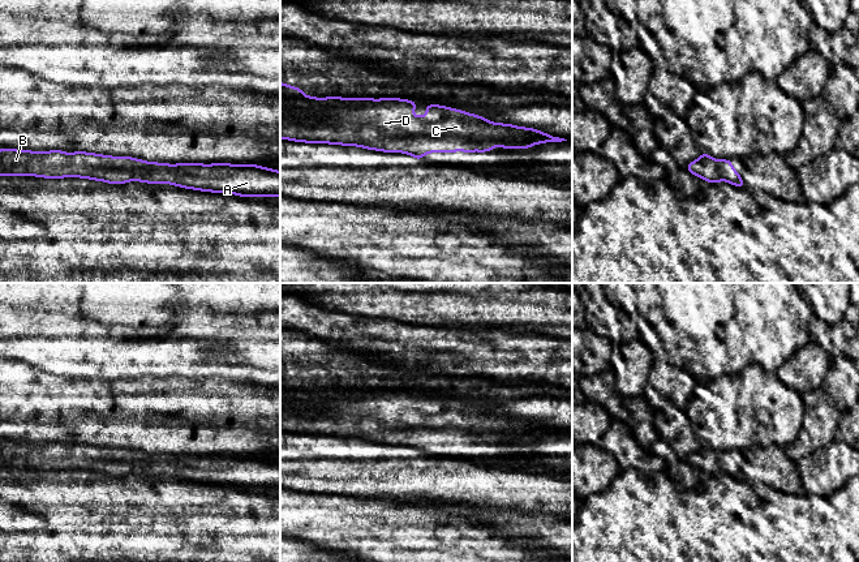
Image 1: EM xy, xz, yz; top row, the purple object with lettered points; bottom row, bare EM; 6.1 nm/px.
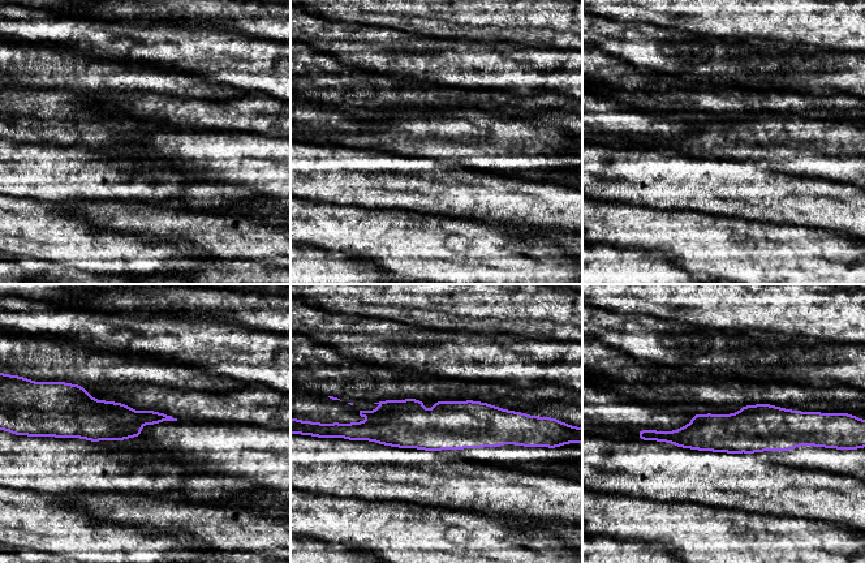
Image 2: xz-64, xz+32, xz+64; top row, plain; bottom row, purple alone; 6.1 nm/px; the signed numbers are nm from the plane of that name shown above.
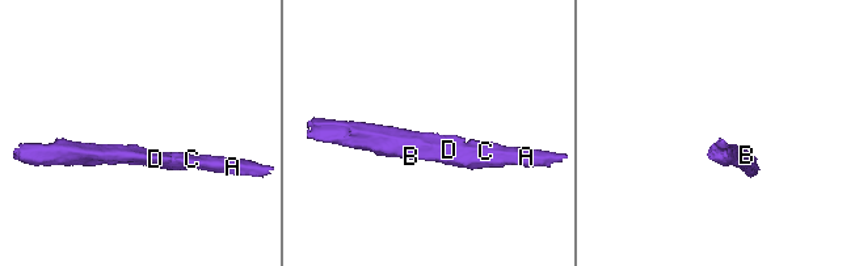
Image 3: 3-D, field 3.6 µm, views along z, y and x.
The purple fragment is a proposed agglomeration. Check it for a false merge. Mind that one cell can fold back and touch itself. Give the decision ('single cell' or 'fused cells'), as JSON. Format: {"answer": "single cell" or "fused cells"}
{"answer": "single cell"}

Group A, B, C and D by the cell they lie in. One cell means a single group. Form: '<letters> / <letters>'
A B C D

